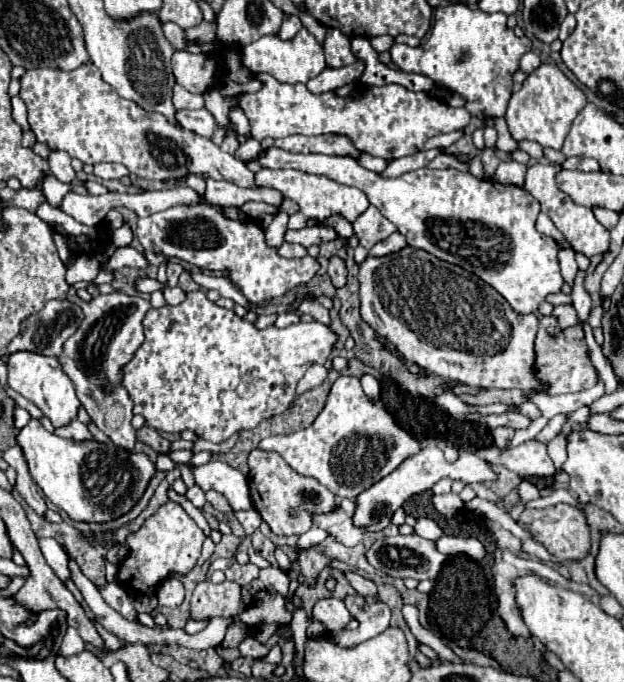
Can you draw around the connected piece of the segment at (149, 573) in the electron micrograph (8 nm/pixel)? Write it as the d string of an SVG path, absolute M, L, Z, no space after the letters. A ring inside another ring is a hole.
M165 502L153 516L149 516L143 526L127 536L129 554L123 558L117 570L117 582L133 596L151 596L159 584L173 574L189 574L201 556L205 534L195 524L195 520L175 502ZM135 580L145 580L139 586L133 586Z

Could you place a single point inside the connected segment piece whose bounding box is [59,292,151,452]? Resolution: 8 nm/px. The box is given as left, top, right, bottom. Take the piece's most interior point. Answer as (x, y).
(111, 332)

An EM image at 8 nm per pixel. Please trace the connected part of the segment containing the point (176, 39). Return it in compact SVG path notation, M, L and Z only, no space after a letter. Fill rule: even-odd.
M163 24L163 32L165 32L165 38L175 46L175 48L183 48L187 42L185 42L185 36L183 36L183 28L179 28L177 24Z

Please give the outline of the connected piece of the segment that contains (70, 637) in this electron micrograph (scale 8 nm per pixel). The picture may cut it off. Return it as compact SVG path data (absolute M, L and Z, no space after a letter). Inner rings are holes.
M69 628L67 634L65 634L65 638L63 638L63 644L61 644L59 654L71 656L71 654L79 654L83 648L85 648L85 642L81 640L79 632L75 628Z

